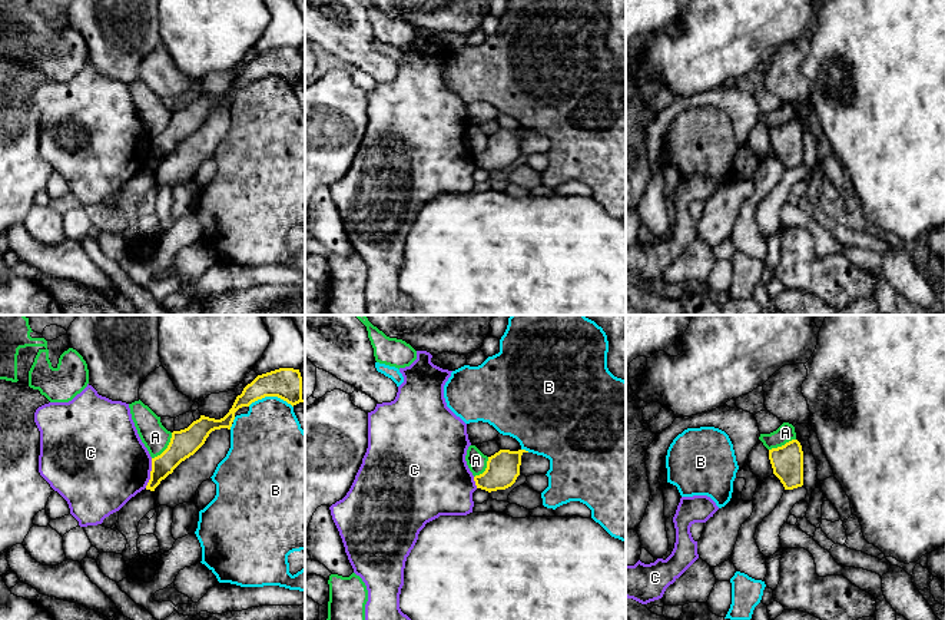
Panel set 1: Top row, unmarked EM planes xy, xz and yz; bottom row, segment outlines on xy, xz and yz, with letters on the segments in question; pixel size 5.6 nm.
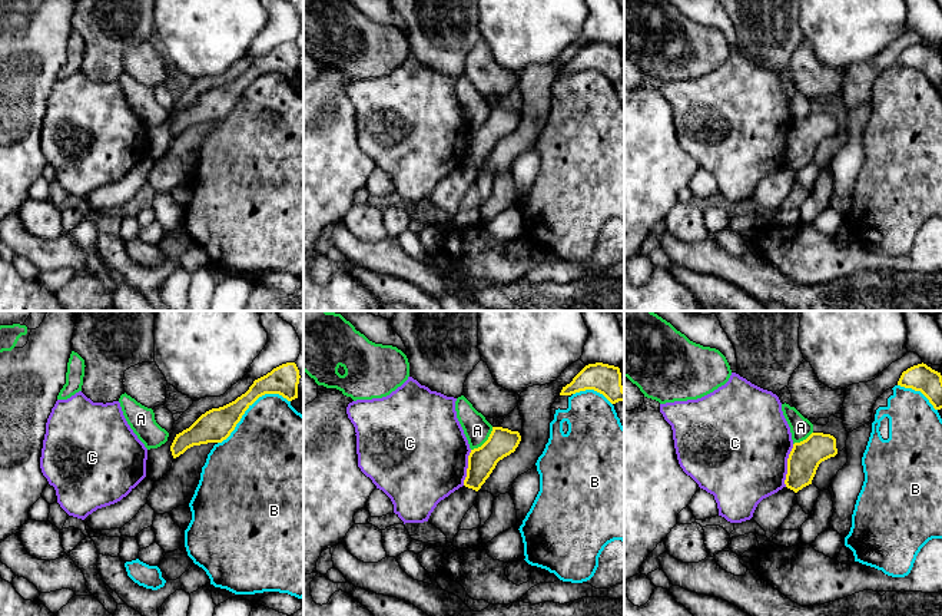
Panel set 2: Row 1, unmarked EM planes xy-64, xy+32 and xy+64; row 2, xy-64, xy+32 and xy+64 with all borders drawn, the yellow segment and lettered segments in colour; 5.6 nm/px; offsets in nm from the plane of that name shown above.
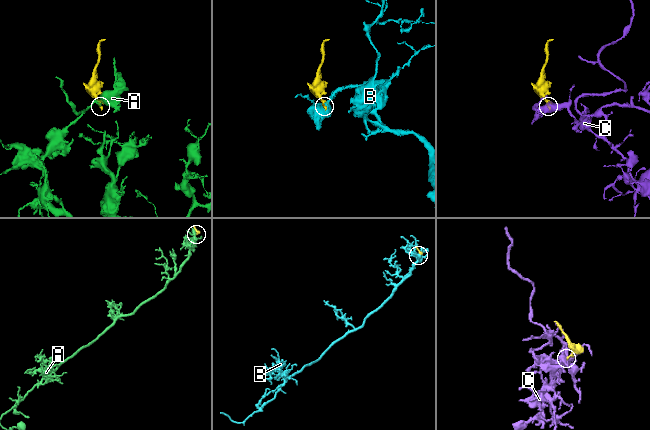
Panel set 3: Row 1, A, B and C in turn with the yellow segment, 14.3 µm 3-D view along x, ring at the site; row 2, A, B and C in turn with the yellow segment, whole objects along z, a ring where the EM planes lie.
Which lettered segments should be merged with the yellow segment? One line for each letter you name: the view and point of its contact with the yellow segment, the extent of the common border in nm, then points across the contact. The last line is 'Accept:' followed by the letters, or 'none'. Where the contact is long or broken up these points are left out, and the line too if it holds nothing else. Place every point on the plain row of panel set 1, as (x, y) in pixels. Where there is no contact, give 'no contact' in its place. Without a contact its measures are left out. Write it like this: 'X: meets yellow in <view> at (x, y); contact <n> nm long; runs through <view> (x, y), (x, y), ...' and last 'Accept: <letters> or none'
Accept: none

